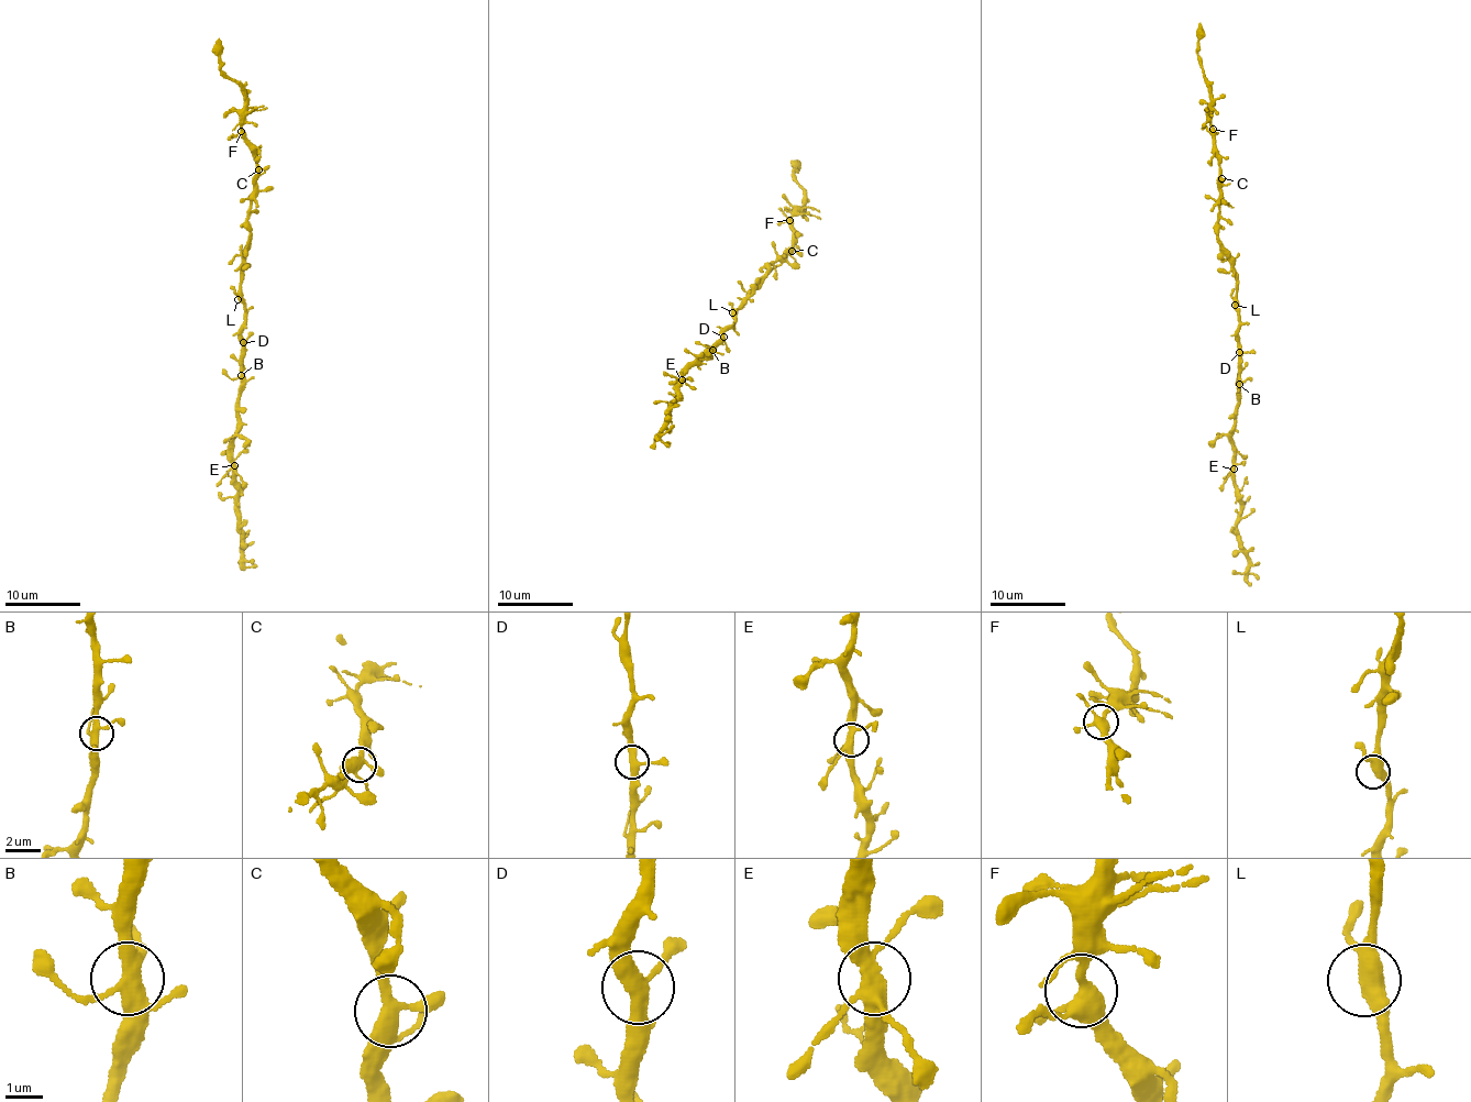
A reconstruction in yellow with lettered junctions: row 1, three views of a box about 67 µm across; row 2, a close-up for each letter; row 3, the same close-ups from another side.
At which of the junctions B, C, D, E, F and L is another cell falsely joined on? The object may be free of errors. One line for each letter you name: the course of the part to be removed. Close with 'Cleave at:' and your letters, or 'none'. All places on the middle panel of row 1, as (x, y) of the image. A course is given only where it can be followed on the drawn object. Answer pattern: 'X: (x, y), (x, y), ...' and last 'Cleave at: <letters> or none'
Cleave at: none

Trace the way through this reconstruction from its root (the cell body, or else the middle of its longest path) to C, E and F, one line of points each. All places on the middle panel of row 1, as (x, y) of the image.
C: (737, 315), (772, 261), (792, 251)
E: (737, 315), (730, 329), (706, 359), (693, 364), (682, 379)
F: (737, 315), (772, 261), (783, 256), (796, 240), (788, 220)

